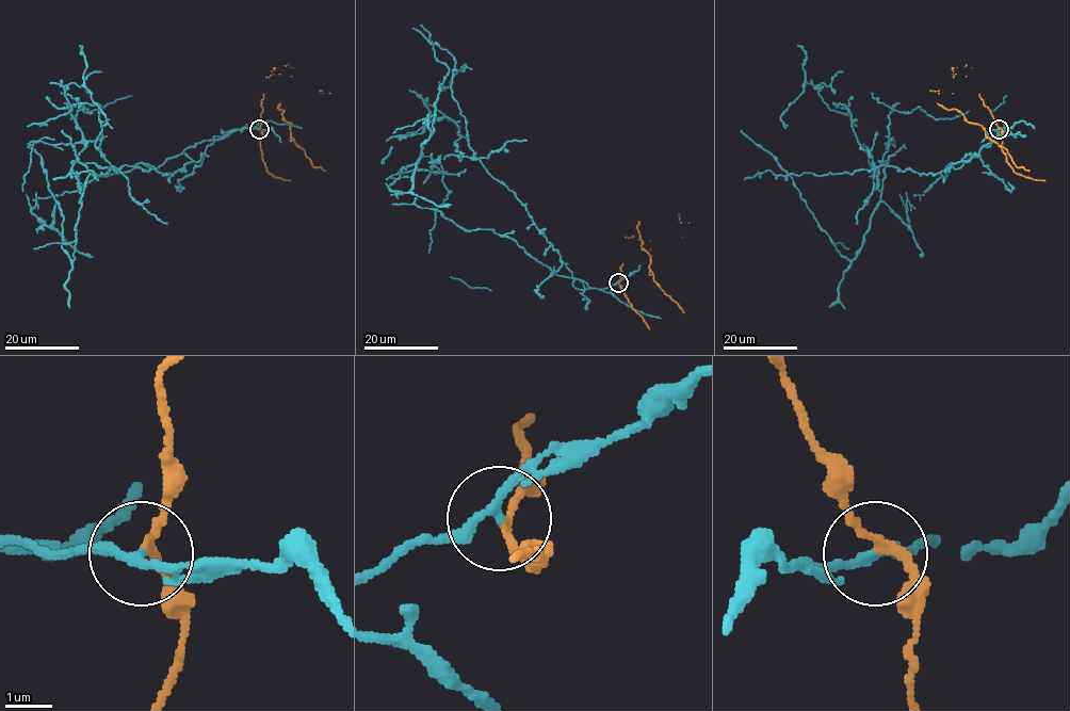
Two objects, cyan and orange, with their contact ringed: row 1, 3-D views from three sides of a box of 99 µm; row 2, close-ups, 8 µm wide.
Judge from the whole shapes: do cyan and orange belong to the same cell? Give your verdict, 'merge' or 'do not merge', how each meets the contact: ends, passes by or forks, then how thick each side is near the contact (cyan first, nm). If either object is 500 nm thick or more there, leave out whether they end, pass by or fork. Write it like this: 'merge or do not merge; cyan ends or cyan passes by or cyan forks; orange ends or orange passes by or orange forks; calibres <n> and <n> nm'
do not merge; cyan passes by; orange passes by; calibres 180 and 160 nm

